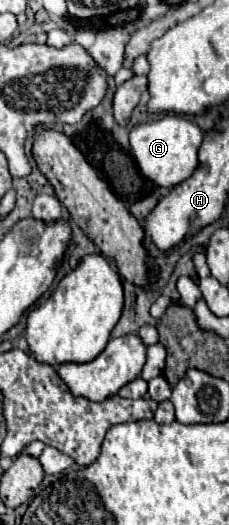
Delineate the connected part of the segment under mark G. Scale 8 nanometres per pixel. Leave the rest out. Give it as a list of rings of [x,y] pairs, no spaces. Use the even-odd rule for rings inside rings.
[[[167,115],[161,117],[159,121],[139,125],[131,131],[129,139],[131,139],[129,143],[131,143],[133,157],[141,173],[159,187],[175,187],[187,177],[191,177],[191,173],[199,167],[197,151],[203,141],[203,131],[185,117]]]

